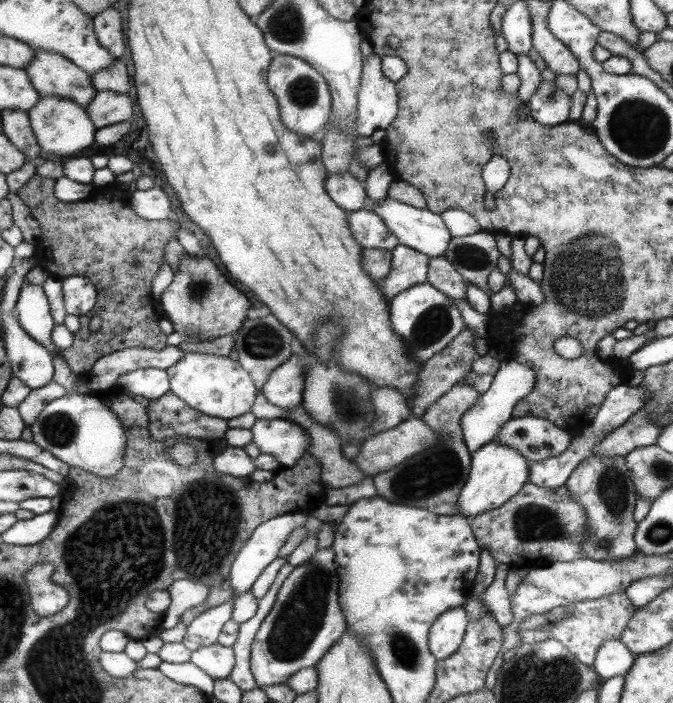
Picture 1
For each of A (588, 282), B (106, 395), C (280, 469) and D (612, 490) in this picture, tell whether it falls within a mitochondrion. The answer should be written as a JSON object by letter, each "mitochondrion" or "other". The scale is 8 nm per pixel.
{"A":"mitochondrion","B":"other","C":"other","D":"mitochondrion"}

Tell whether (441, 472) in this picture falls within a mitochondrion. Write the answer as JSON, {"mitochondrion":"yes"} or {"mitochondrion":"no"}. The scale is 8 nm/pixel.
{"mitochondrion":"yes"}

